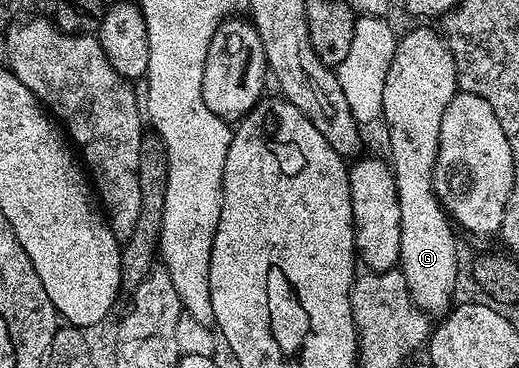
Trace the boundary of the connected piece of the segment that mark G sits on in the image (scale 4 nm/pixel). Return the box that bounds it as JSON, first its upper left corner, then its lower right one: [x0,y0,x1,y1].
[382,29,459,315]

